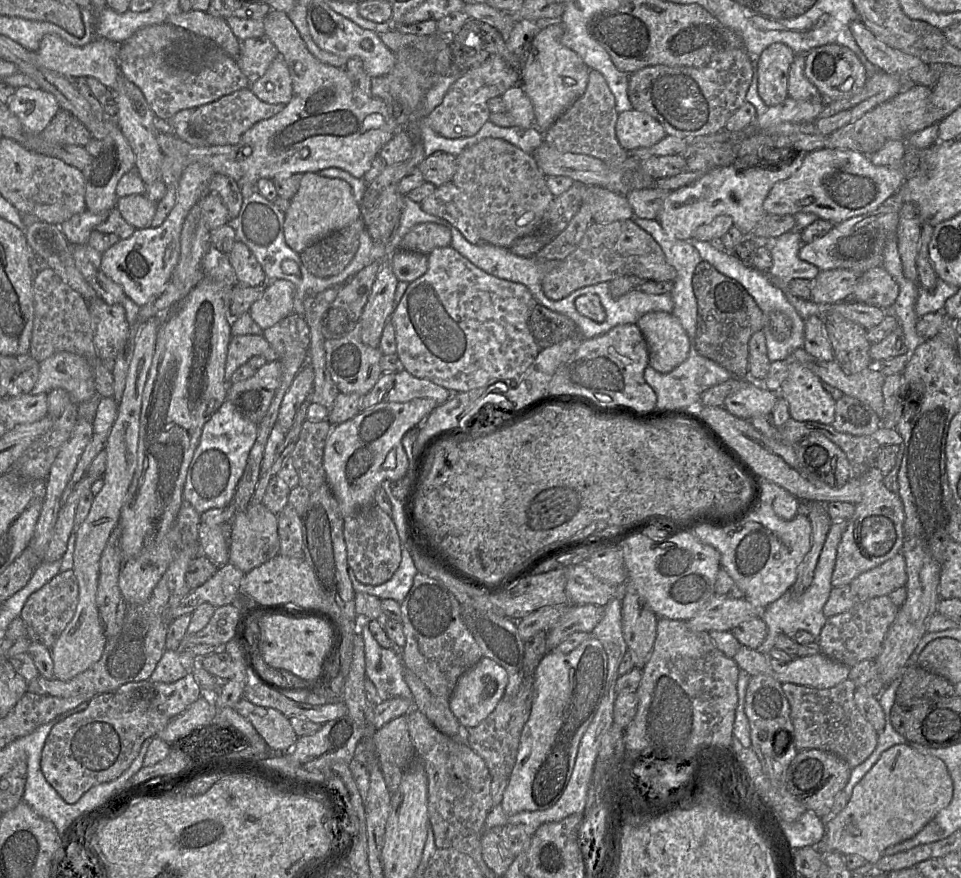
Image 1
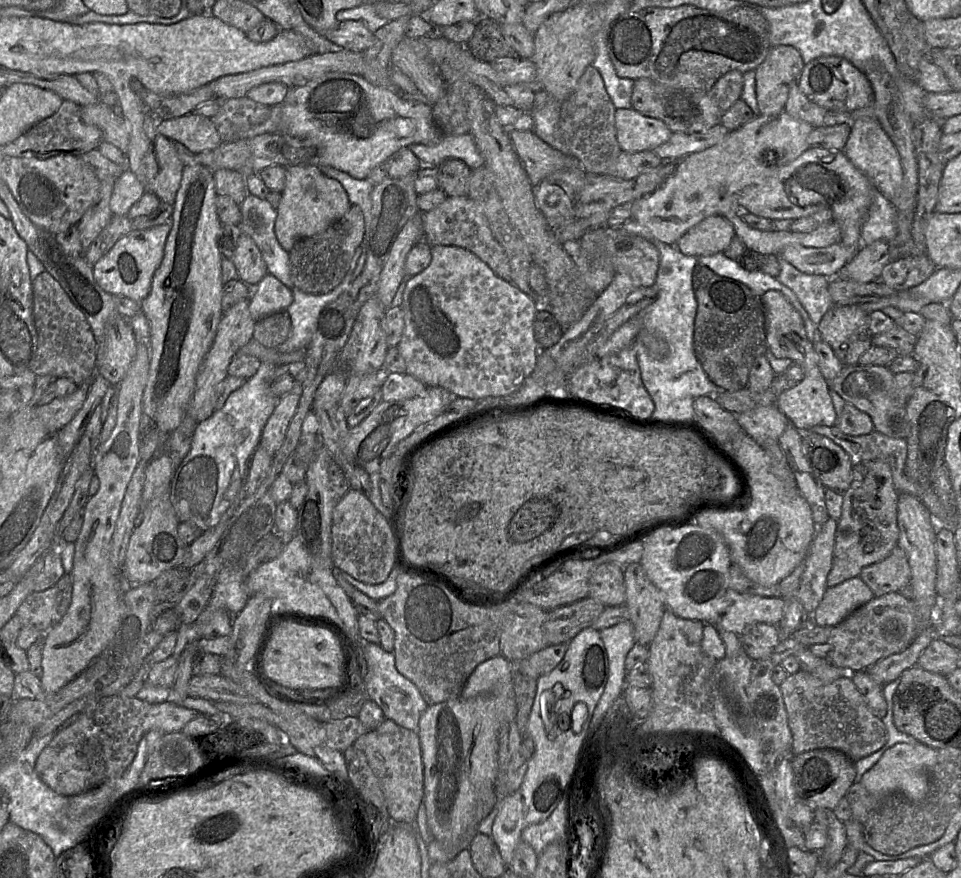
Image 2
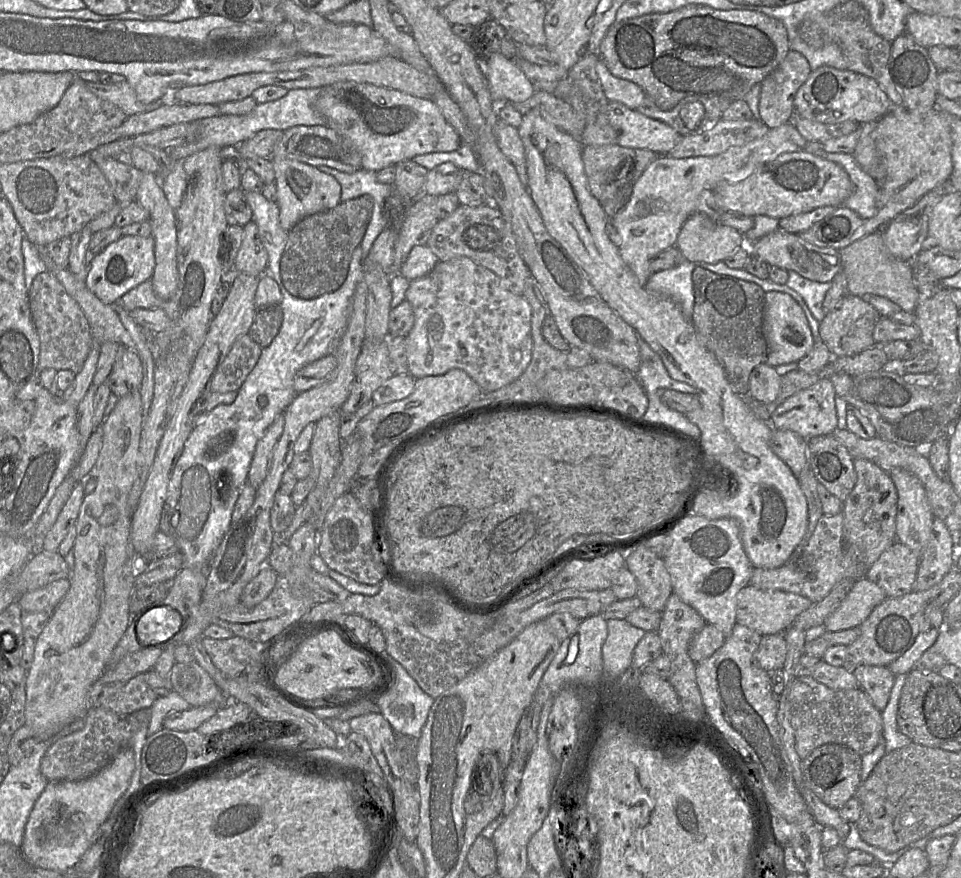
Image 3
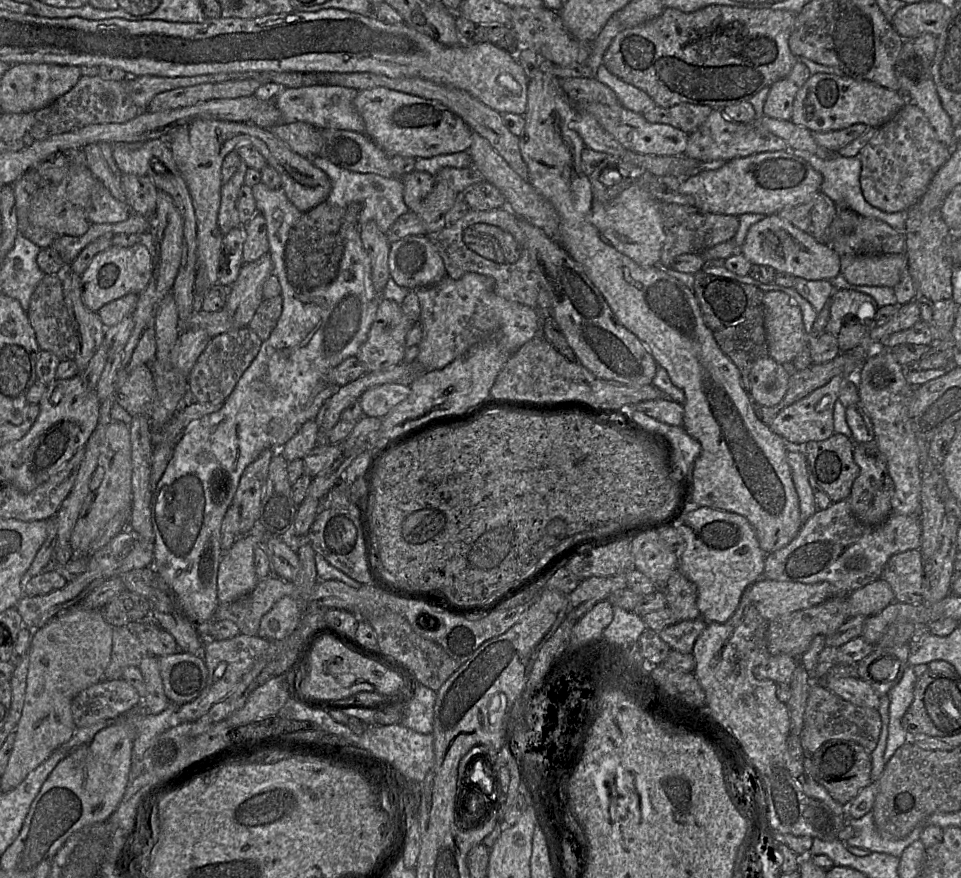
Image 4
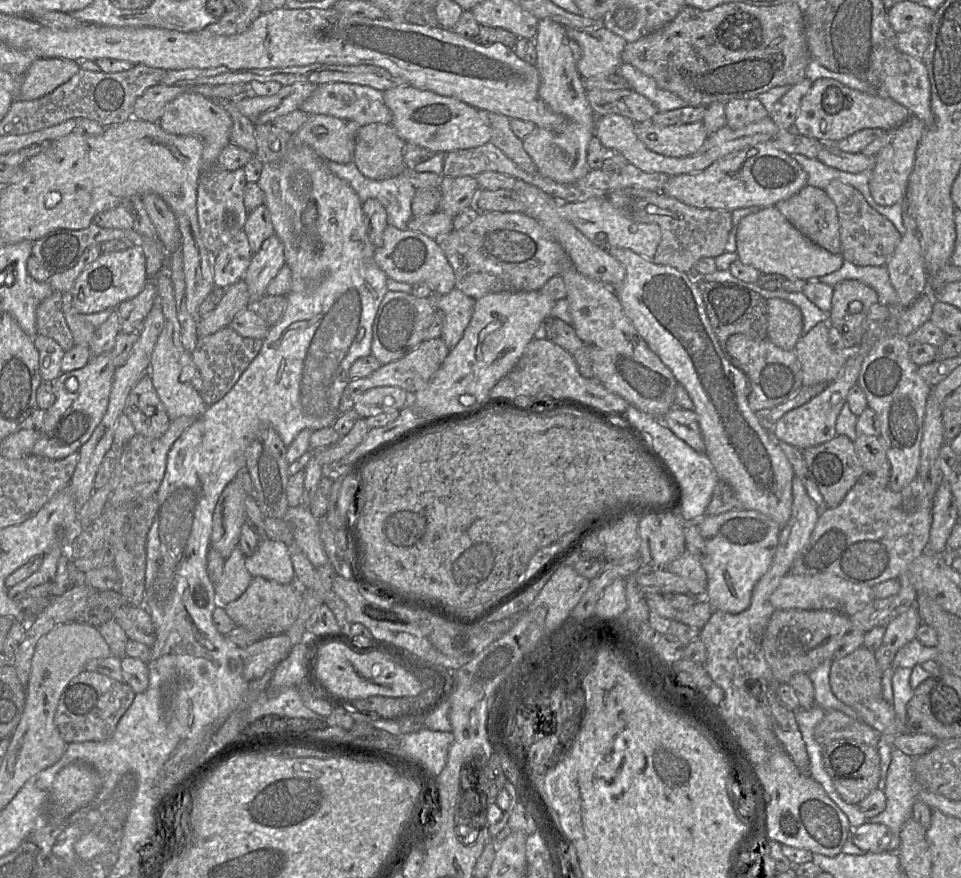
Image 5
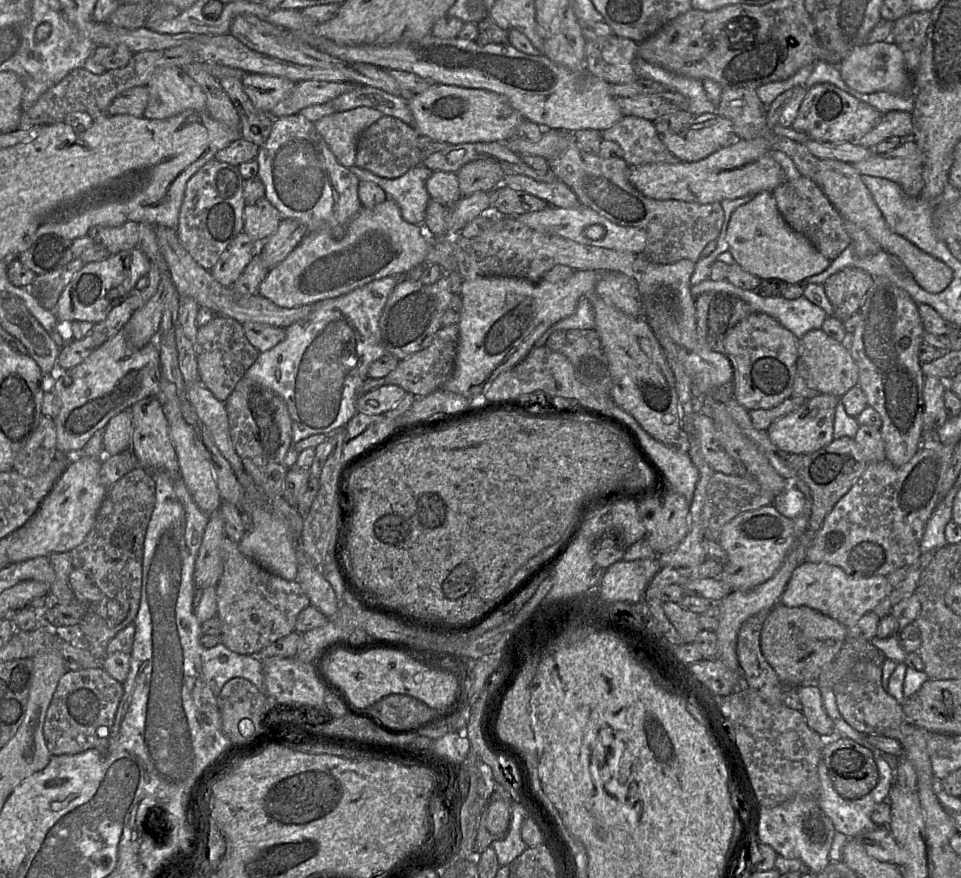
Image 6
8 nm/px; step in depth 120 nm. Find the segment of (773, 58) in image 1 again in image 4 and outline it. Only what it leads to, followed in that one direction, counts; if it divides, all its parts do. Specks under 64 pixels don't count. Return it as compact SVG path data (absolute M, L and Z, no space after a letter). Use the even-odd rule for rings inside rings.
M798 60L791 72L769 87L763 113L764 116L790 121L797 92L810 78L809 69Z

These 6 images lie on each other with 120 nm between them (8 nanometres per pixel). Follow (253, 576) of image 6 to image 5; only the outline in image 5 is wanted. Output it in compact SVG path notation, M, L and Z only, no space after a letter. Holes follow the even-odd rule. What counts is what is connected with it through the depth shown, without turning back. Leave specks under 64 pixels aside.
M253 577L246 591L223 609L237 627L264 630L267 637L285 633L296 621L300 612L302 592L291 584L280 584L262 577Z

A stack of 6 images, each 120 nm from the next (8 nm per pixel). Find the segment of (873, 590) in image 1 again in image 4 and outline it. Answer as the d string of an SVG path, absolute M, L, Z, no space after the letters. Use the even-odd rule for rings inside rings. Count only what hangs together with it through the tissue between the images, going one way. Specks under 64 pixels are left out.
M920 549L892 555L881 572L880 579L892 588L896 602L921 604L924 602L922 582L925 560Z

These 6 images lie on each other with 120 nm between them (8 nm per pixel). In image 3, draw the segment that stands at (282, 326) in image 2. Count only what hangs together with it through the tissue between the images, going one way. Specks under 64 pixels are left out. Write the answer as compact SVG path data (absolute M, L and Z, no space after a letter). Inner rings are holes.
M280 304L259 308L248 333L257 344L265 348L278 334L282 321L283 310Z

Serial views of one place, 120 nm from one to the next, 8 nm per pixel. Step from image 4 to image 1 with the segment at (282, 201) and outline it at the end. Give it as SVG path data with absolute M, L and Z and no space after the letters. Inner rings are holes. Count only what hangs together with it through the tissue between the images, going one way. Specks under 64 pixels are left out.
M244 186L241 188L243 195L243 204L238 216L232 221L238 241L248 246L261 264L267 281L270 280L287 280L293 283L298 293L298 300L301 300L305 291L305 286L311 285L315 289L322 290L324 287L339 281L346 280L349 275L353 274L352 262L337 276L329 278L318 278L312 275L303 265L300 254L293 251L285 242L284 238L284 222L285 213L283 213L274 203L263 197L255 187ZM284 260L292 260L298 264L299 270L297 275L286 274L282 271L282 262Z

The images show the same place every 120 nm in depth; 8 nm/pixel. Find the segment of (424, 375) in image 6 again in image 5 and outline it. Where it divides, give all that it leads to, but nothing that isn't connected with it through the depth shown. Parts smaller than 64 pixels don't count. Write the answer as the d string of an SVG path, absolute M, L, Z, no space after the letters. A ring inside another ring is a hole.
M441 337L423 341L417 348L403 358L381 365L379 369L367 377L350 380L340 399L340 414L352 409L356 399L360 395L375 387L397 386L408 392L410 395L414 395L417 391L426 387L444 362L449 352L450 349L446 346Z

